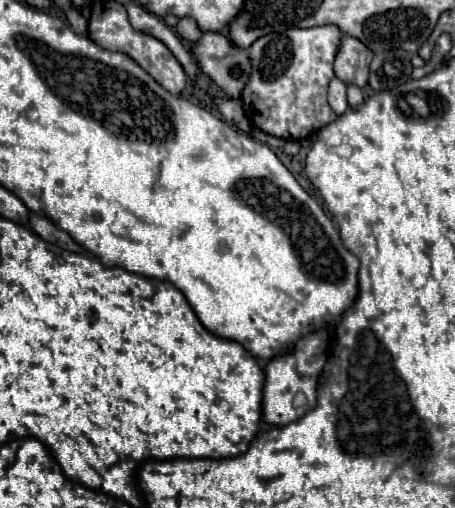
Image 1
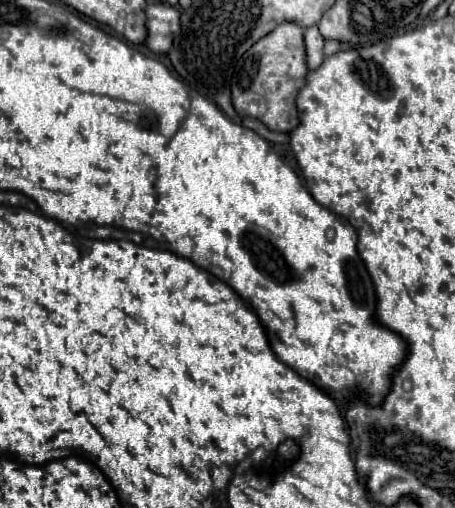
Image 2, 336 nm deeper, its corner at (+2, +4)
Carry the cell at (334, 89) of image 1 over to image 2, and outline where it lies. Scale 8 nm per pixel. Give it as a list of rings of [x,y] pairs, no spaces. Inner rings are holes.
[[[311,25],[309,29],[305,29],[303,41],[305,41],[307,67],[309,69],[317,69],[323,63],[323,59],[325,59],[325,53],[323,53],[323,37],[321,37],[317,25]]]

